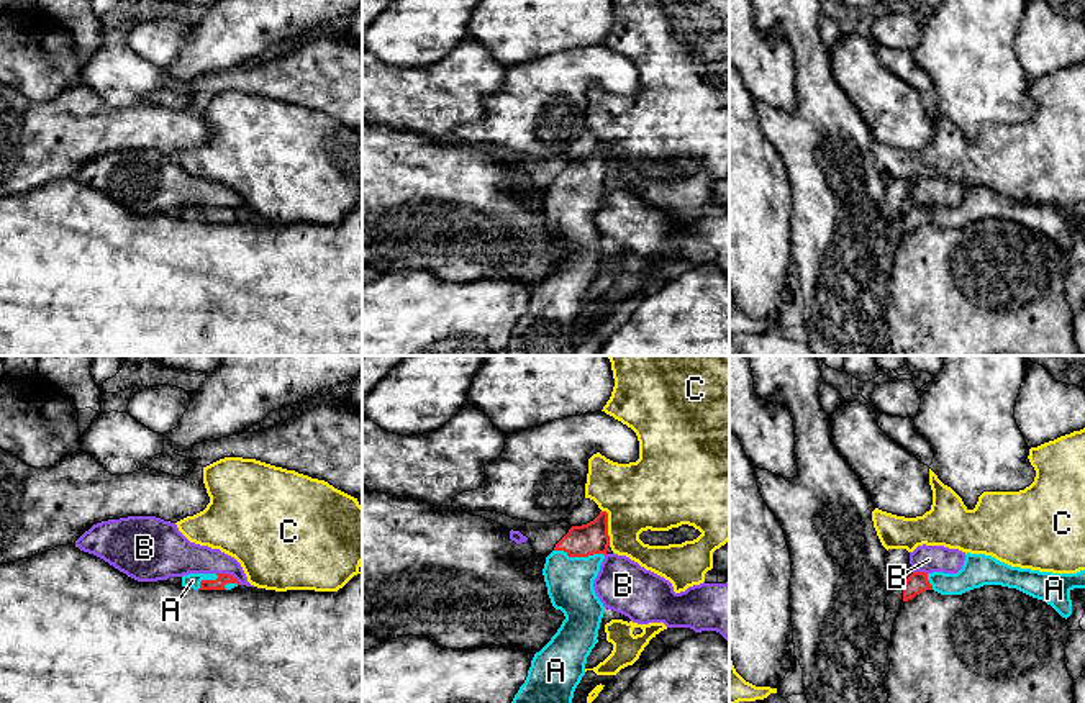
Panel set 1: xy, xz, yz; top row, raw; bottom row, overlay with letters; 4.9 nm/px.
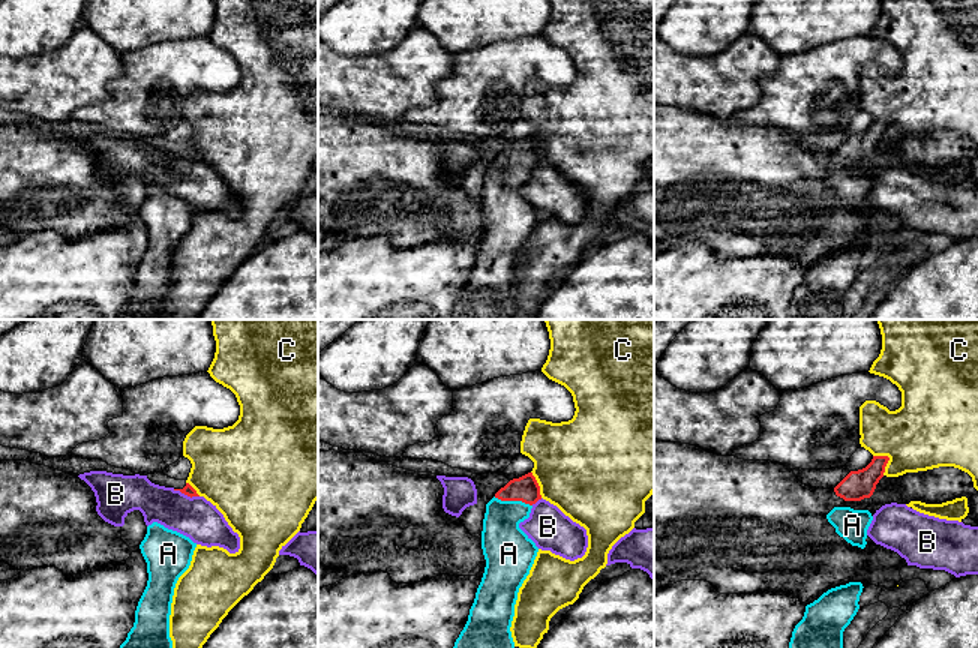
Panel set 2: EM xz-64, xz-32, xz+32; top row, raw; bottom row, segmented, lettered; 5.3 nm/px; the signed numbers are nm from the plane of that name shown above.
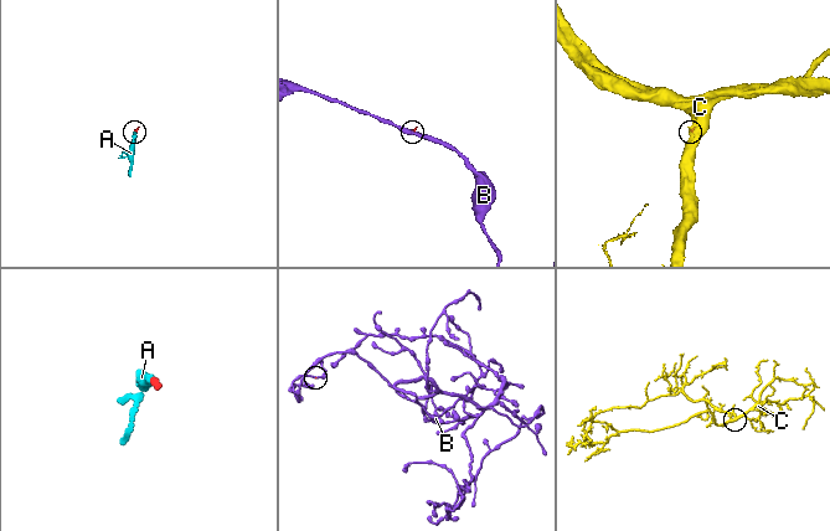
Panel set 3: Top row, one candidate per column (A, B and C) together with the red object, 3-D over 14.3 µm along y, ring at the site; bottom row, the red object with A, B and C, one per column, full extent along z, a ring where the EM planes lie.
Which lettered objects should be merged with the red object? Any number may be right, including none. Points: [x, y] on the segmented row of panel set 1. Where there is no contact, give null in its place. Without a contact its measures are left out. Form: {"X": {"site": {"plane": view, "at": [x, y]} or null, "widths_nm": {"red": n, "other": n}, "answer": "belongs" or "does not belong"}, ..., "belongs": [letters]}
{"A": {"site": {"plane": "xz", "at": [581, 556]}, "widths_nm": {"red": 160, "other": 240}, "answer": "belongs"}, "B": {"site": {"plane": "xy", "at": [226, 574]}, "widths_nm": {"red": 60, "other": 180}, "answer": "does not belong"}, "C": {"site": {"plane": "xz", "at": [607, 526]}, "widths_nm": {"red": 160, "other": 340}, "answer": "does not belong"}, "belongs": ["A"]}

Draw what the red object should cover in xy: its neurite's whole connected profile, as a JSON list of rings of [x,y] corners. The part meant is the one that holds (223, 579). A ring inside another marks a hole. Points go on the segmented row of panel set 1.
[[[188,574],[182,577],[182,587],[193,590],[231,590],[239,582],[228,574]]]

